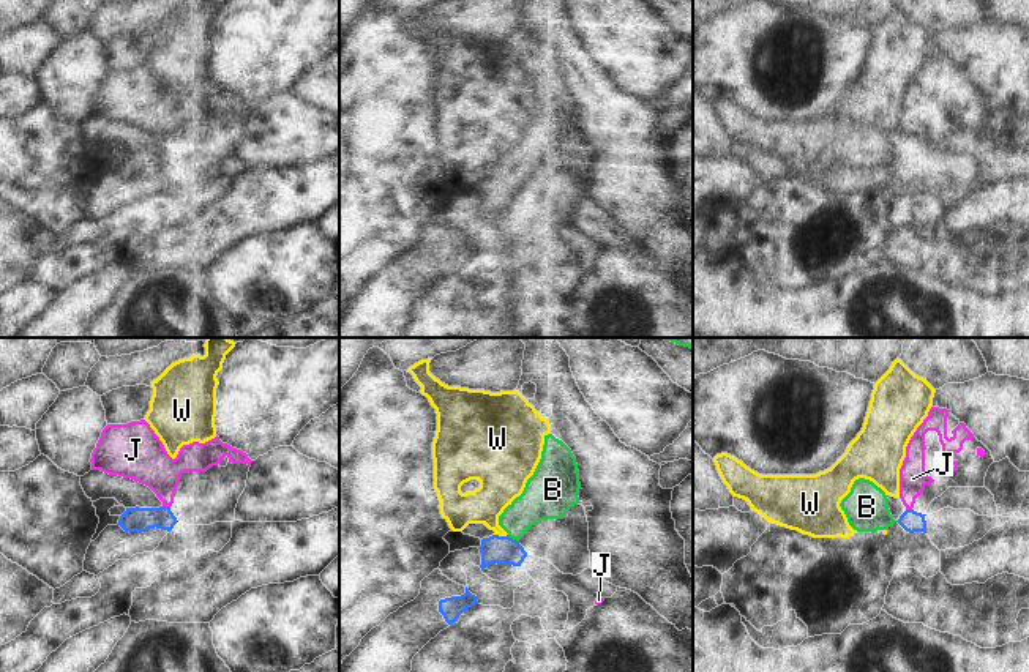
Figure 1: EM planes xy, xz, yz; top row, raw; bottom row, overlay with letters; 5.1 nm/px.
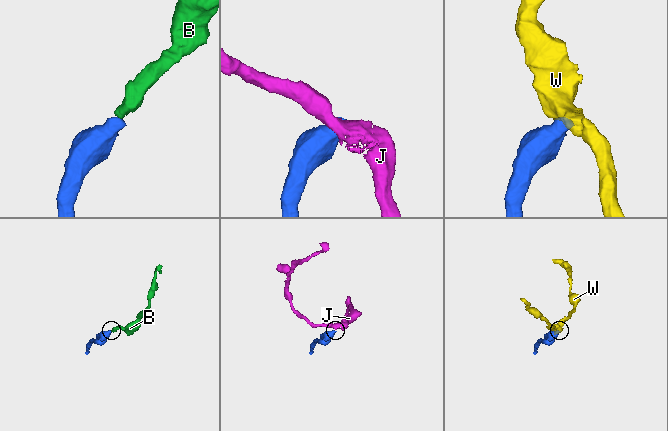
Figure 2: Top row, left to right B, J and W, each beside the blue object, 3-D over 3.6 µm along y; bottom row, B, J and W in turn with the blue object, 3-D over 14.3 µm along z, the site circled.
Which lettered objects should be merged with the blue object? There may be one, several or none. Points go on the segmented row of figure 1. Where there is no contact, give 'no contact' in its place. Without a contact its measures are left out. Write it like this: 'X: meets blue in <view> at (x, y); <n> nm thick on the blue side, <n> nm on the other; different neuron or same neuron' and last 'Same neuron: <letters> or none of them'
B: meets blue in xz at (512, 538); 140 nm thick on the blue side, 200 nm on the other; same neuron
J: meets blue in xy at (166, 507); 130 nm thick on the blue side, 220 nm on the other; different neuron
W: meets blue in xz at (501, 537); 140 nm thick on the blue side, 190 nm on the other; different neuron
Same neuron: B

